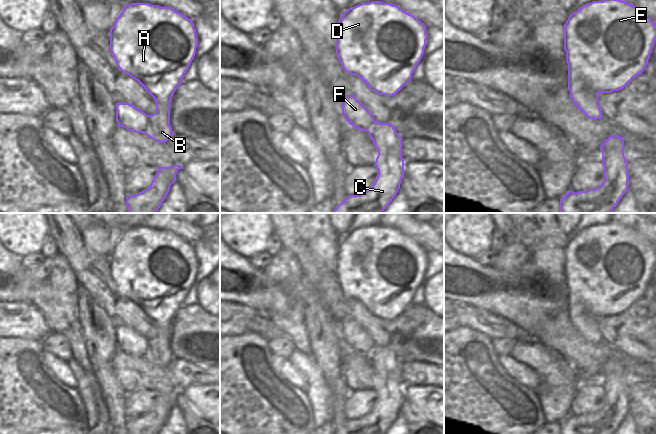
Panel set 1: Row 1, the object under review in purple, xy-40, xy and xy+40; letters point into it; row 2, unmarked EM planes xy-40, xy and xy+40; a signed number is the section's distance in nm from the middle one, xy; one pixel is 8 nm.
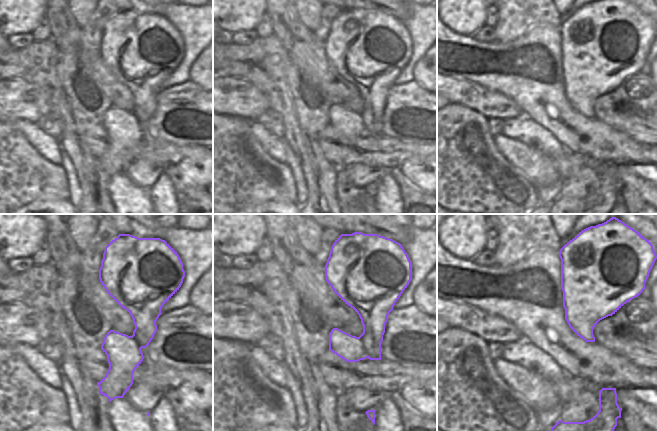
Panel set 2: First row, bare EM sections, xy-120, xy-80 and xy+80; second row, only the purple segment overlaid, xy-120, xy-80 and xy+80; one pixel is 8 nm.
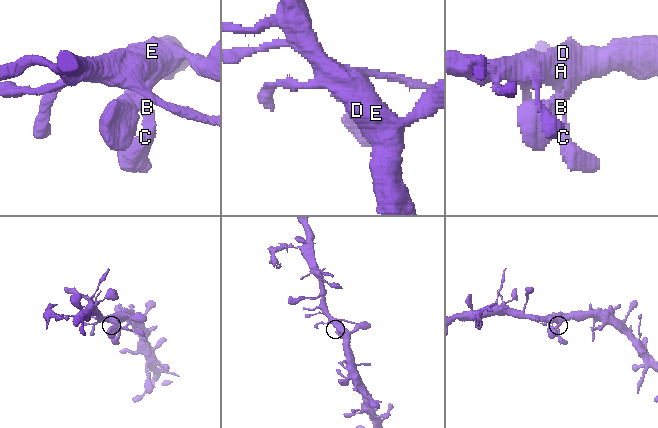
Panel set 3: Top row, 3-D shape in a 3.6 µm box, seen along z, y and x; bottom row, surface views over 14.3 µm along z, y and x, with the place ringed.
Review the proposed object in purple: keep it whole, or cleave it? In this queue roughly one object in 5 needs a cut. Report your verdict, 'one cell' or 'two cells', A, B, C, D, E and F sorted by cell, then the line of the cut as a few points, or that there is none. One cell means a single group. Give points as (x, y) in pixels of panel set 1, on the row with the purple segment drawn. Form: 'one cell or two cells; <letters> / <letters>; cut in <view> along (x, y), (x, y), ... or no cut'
one cell; A B C D E F; no cut

